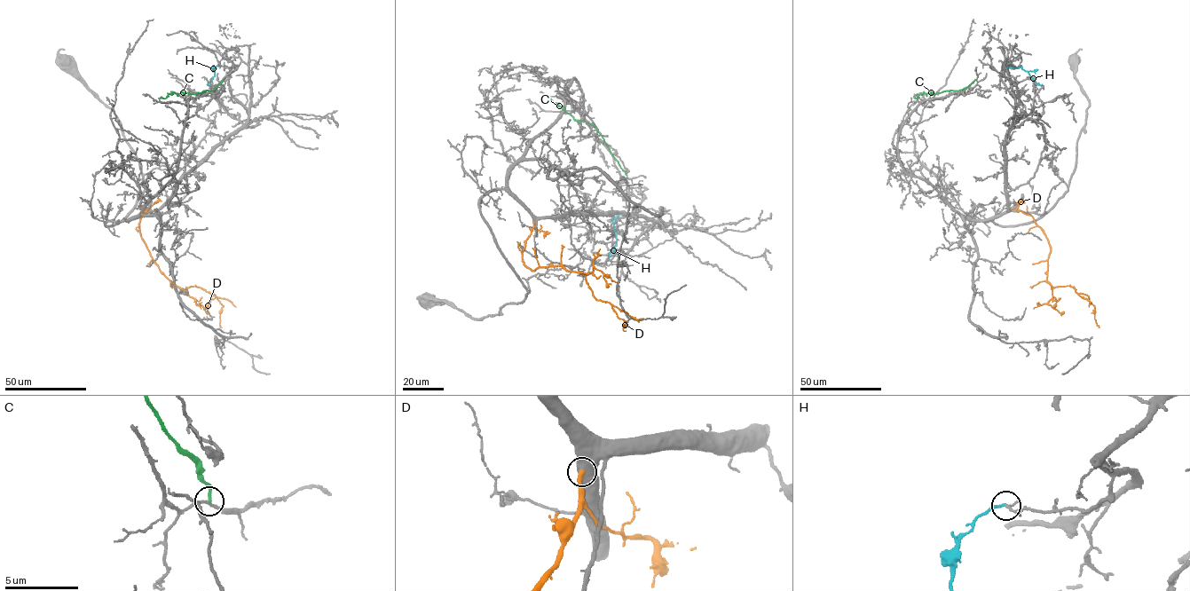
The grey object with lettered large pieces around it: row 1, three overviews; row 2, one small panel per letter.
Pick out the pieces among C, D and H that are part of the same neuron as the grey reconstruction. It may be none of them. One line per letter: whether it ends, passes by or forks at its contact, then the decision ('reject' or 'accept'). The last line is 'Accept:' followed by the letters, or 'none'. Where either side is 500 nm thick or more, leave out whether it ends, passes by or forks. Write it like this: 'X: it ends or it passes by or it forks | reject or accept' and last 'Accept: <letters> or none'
C: it ends | reject
D: accept
H: it ends | reject
Accept: D

